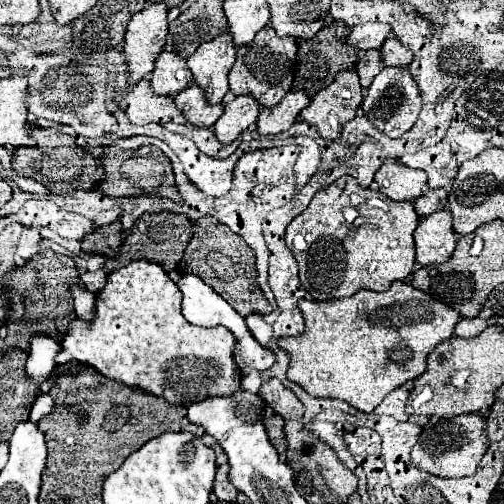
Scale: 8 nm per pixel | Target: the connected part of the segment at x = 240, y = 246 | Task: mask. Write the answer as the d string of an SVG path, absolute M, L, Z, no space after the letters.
M209 215L193 223L193 237L183 253L181 263L177 265L177 271L195 273L199 279L209 283L213 291L219 291L219 295L243 317L249 313L269 313L273 309L265 301L263 293L257 289L253 249L237 233L233 233L229 227Z

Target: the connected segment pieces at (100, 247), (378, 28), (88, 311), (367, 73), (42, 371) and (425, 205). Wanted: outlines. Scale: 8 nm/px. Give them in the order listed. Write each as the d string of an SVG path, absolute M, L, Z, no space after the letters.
M113 221L103 227L95 227L93 233L87 233L81 241L81 249L85 253L103 253L107 257L117 255L117 249L121 245L121 223Z
M359 23L351 29L347 43L355 49L379 49L389 33L391 27L387 23Z
M73 287L71 295L73 295L73 301L75 301L75 313L81 319L89 319L93 315L95 295L91 291L87 291L85 287Z
M363 51L363 53L359 53L355 69L357 69L357 75L361 79L363 89L367 89L371 85L371 81L381 71L381 67L383 67L383 61L381 61L379 51Z
M37 333L31 337L31 345L27 351L25 371L31 381L41 385L47 375L55 369L55 357L61 353L61 343L57 343L53 337L45 333Z
M427 189L419 199L413 201L413 207L415 207L417 215L423 219L429 213L435 213L439 209L447 209L449 207L447 193L445 193L445 189Z

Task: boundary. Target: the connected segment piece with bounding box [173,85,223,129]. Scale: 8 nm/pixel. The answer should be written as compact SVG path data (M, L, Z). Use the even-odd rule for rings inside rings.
M191 85L183 89L173 99L177 103L177 109L185 115L185 119L201 129L211 127L223 113L223 105L207 105L201 89L197 85Z

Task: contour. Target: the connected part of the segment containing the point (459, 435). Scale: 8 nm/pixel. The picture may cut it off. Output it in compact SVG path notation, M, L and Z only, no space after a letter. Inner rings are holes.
M469 413L469 415L459 415L459 417L451 417L451 419L439 419L433 425L427 425L413 451L411 451L411 463L421 469L427 471L431 475L439 475L439 477L467 477L473 475L477 469L477 463L481 461L485 449L487 449L487 437L485 437L485 419L477 413Z

